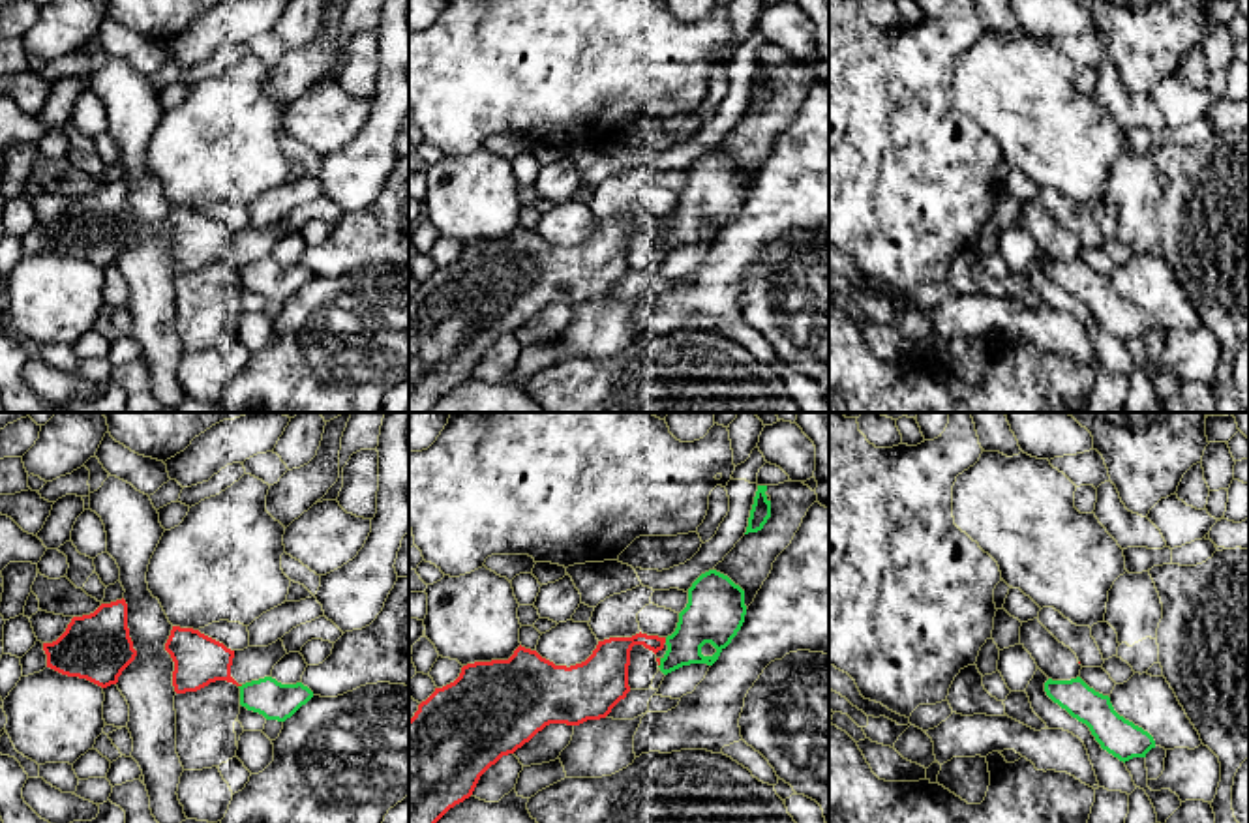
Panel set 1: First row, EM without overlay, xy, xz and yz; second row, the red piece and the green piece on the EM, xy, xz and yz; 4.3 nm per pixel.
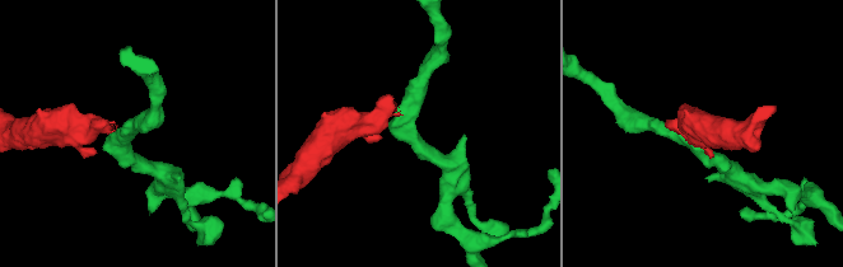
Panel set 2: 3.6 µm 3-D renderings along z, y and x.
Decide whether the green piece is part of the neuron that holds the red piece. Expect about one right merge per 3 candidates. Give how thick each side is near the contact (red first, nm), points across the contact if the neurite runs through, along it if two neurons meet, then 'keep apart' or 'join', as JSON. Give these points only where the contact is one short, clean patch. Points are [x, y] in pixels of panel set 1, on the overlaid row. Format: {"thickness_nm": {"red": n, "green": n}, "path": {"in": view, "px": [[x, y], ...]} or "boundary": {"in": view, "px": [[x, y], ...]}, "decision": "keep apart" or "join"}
{"thickness_nm": {"red": 170, "green": 260}, "decision": "keep apart"}

